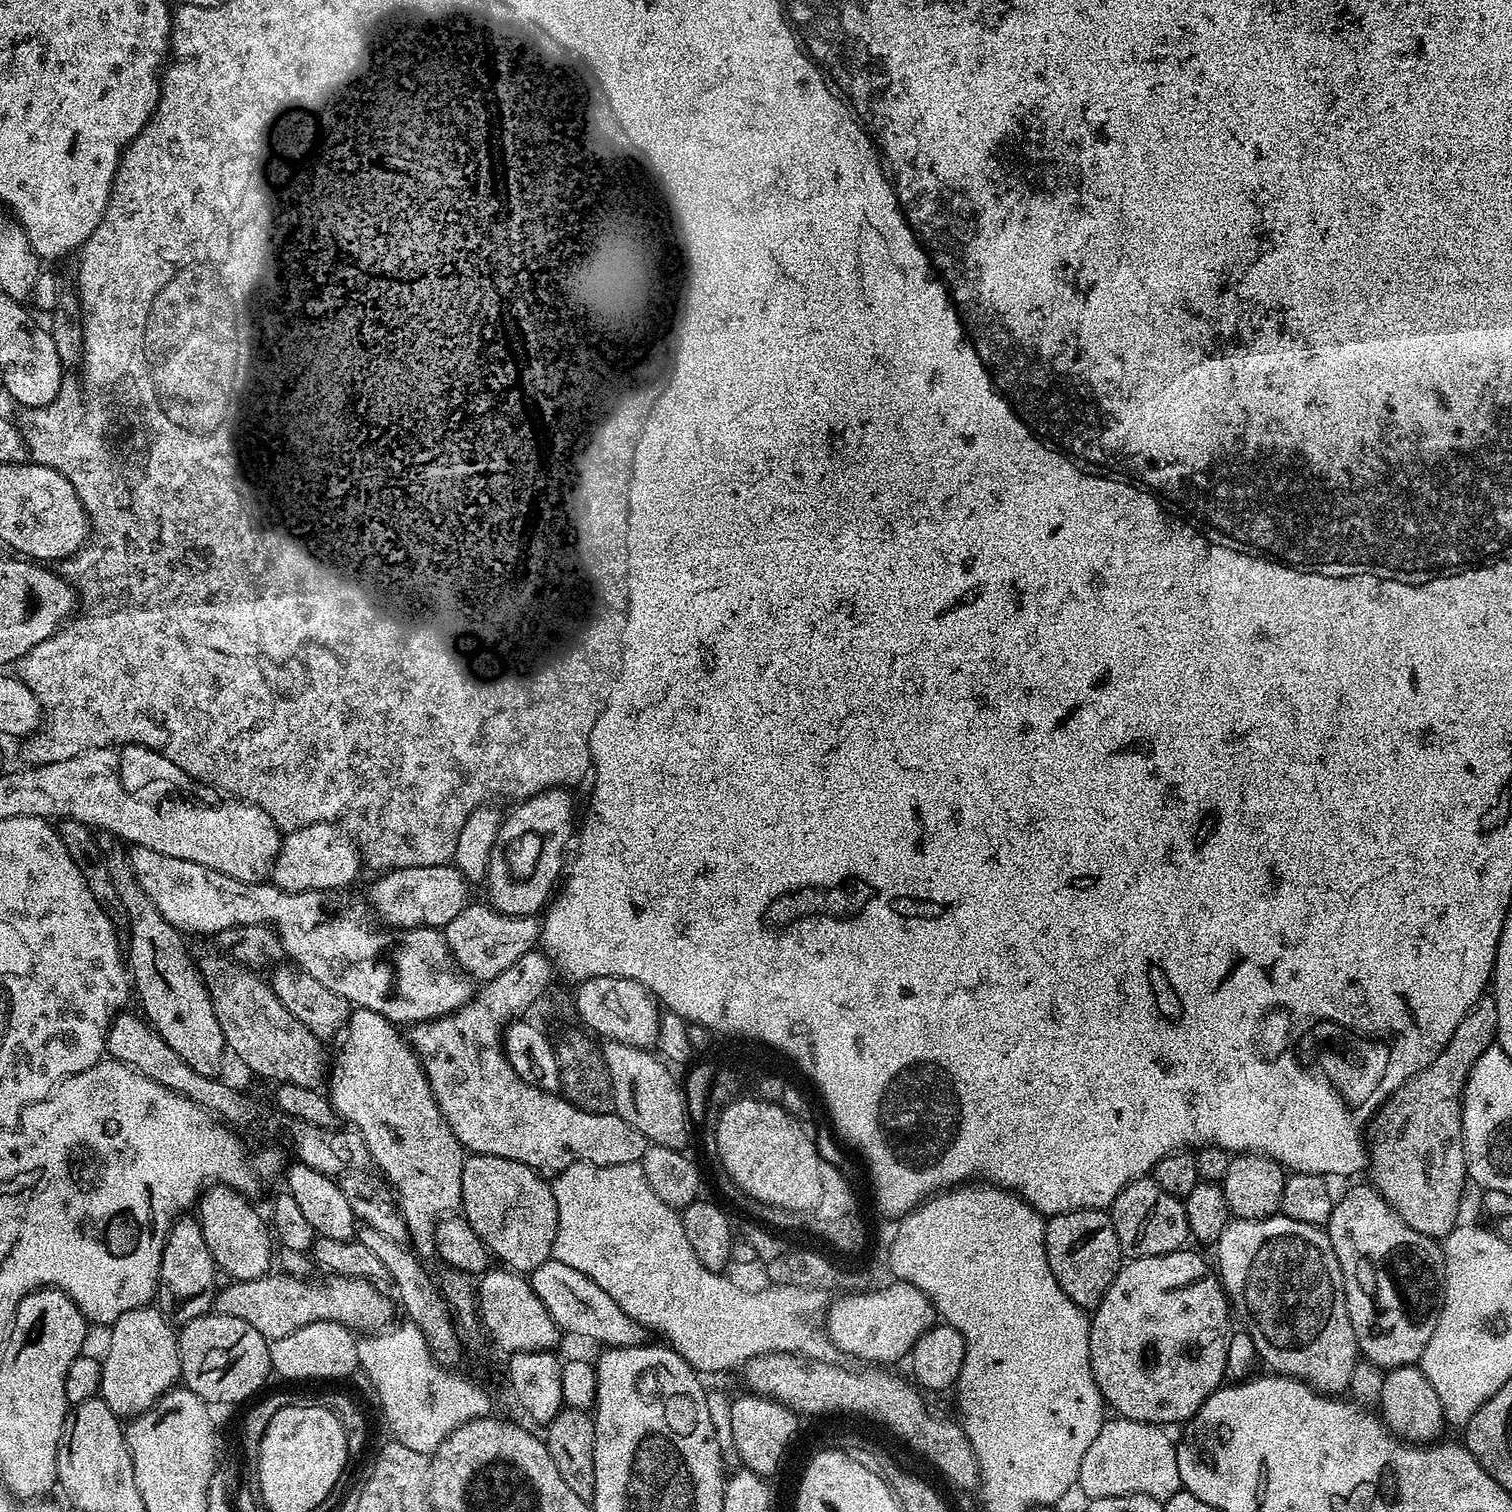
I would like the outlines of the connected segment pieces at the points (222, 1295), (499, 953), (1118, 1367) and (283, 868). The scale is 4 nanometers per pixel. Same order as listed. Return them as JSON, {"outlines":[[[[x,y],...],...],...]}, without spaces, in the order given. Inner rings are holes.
{"outlines":[[[[269,1274],[256,1280],[236,1280],[234,1286],[217,1292],[215,1311],[221,1316],[242,1318],[242,1322],[250,1322],[250,1326],[254,1326],[254,1330],[258,1330],[258,1334],[265,1336],[269,1342],[286,1338],[286,1334],[294,1334],[294,1330],[302,1330],[302,1326],[310,1326],[310,1322],[323,1320],[338,1322],[360,1334],[389,1327],[393,1301],[388,1301],[376,1289],[379,1287],[373,1281],[331,1274],[325,1275],[325,1280],[279,1275]]],[[[469,902],[442,929],[444,942],[448,945],[455,967],[476,982],[498,978],[498,974],[502,974],[502,970],[507,970],[509,966],[514,966],[514,962],[522,958],[522,954],[533,951],[540,939],[542,927],[536,916],[507,916],[487,903],[484,904]]],[[[1181,1250],[1170,1254],[1162,1254],[1161,1256],[1128,1260],[1121,1267],[1120,1273],[1114,1278],[1114,1282],[1106,1290],[1100,1305],[1091,1313],[1088,1329],[1090,1330],[1090,1366],[1094,1370],[1094,1382],[1098,1386],[1100,1395],[1104,1398],[1105,1405],[1111,1411],[1113,1408],[1116,1411],[1113,1413],[1117,1417],[1161,1426],[1180,1423],[1180,1425],[1183,1425],[1191,1420],[1196,1411],[1209,1400],[1212,1393],[1225,1383],[1227,1346],[1230,1335],[1230,1328],[1228,1328],[1230,1301],[1221,1285],[1219,1275],[1214,1274],[1213,1265],[1211,1263],[1208,1265],[1198,1253],[1188,1251]],[[1148,1351],[1152,1351],[1156,1355],[1156,1361],[1153,1364],[1148,1364]]],[[[311,824],[289,832],[281,839],[276,861],[272,863],[270,880],[283,892],[324,892],[329,890],[328,888],[344,890],[347,889],[344,888],[347,884],[355,882],[360,868],[362,869],[360,854],[356,850],[356,845],[345,833],[334,824]]]]}

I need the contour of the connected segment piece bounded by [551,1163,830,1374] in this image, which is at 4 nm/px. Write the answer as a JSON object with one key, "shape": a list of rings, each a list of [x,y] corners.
{"shape":[[[640,1163],[571,1164],[569,1168],[564,1168],[560,1172],[555,1173],[551,1185],[554,1202],[558,1202],[558,1234],[554,1238],[552,1259],[558,1262],[566,1262],[566,1266],[572,1266],[574,1270],[578,1270],[586,1278],[593,1280],[606,1294],[610,1294],[610,1298],[622,1308],[635,1324],[640,1325],[645,1330],[653,1328],[658,1335],[665,1336],[665,1338],[660,1338],[666,1341],[667,1347],[673,1348],[691,1368],[696,1369],[697,1373],[728,1372],[731,1368],[739,1369],[747,1360],[753,1360],[759,1356],[774,1354],[775,1352],[784,1352],[787,1355],[801,1358],[827,1357],[824,1355],[830,1352],[830,1341],[827,1331],[821,1327],[821,1313],[827,1309],[830,1303],[829,1297],[825,1293],[808,1291],[798,1286],[771,1283],[765,1286],[766,1288],[758,1289],[757,1292],[747,1292],[746,1289],[739,1288],[736,1284],[731,1284],[726,1278],[727,1275],[706,1270],[706,1266],[702,1266],[702,1262],[698,1262],[698,1254],[694,1254],[694,1250],[686,1238],[686,1230],[682,1230],[680,1212],[677,1209],[666,1206],[666,1202],[662,1202],[662,1198],[658,1198],[658,1194],[654,1194],[654,1190],[650,1190],[650,1182],[646,1182],[646,1174],[642,1170]]]}

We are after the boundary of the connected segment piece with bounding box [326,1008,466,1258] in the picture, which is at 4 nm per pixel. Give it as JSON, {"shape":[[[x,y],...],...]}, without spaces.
{"shape":[[[356,1008],[355,1011],[349,1015],[346,1025],[346,1031],[343,1033],[342,1041],[344,1045],[340,1048],[340,1053],[336,1056],[336,1061],[331,1061],[330,1075],[326,1080],[326,1095],[332,1102],[332,1109],[336,1111],[337,1117],[345,1125],[351,1126],[355,1131],[362,1134],[364,1145],[368,1148],[368,1155],[373,1165],[384,1171],[383,1179],[389,1180],[392,1183],[392,1188],[396,1191],[395,1199],[398,1201],[400,1214],[406,1226],[408,1227],[408,1235],[411,1237],[410,1244],[414,1249],[416,1255],[420,1258],[430,1258],[436,1256],[436,1224],[438,1221],[444,1219],[445,1216],[455,1213],[461,1207],[460,1199],[462,1198],[462,1166],[466,1159],[466,1149],[458,1142],[456,1135],[450,1130],[450,1126],[446,1122],[446,1118],[442,1114],[442,1110],[438,1106],[438,1102],[434,1098],[434,1094],[430,1090],[430,1084],[424,1073],[424,1068],[420,1065],[420,1060],[416,1053],[413,1052],[411,1044],[402,1035],[401,1029],[393,1024],[391,1020],[385,1018],[382,1014],[374,1014],[374,1010],[366,1010],[365,1008]]]}

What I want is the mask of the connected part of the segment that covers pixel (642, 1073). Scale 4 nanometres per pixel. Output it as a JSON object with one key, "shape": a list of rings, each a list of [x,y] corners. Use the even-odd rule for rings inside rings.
{"shape":[[[617,1040],[607,1041],[602,1053],[612,1083],[615,1115],[630,1122],[652,1144],[687,1149],[690,1119],[681,1081],[672,1077],[673,1069],[655,1051],[626,1046]]]}

